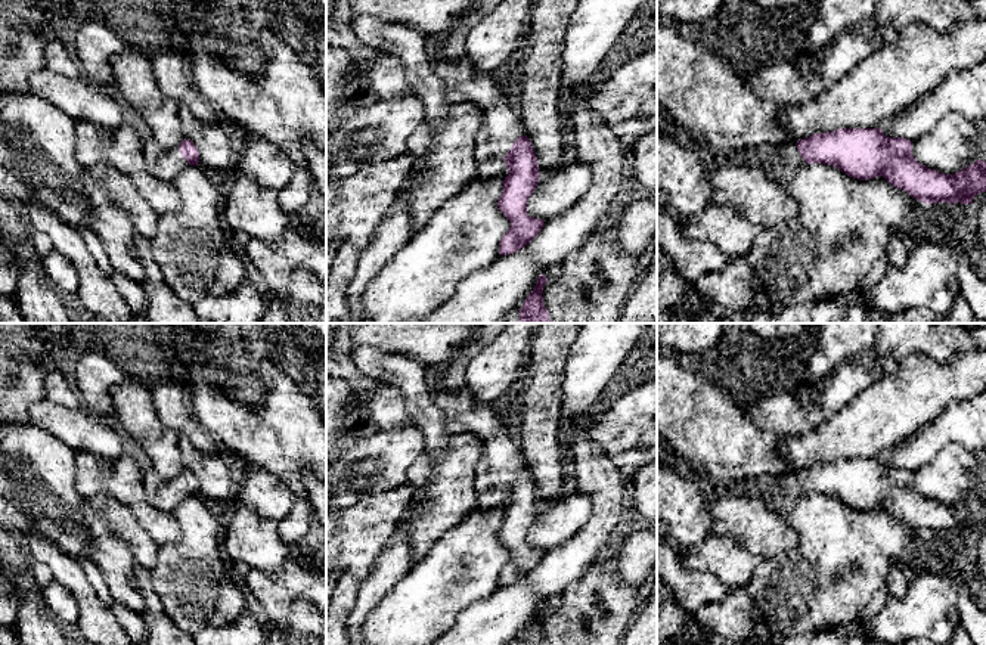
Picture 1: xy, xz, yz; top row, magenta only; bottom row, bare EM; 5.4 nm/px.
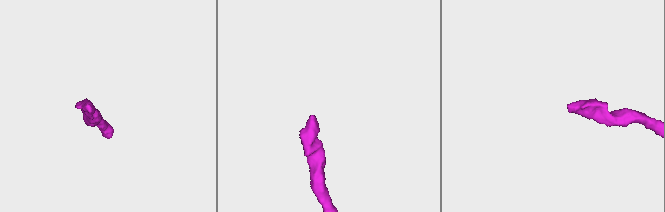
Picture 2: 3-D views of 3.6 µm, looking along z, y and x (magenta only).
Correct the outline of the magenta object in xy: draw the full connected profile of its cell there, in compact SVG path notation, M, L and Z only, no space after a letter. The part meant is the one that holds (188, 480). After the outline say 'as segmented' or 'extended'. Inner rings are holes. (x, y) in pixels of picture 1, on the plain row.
M149 465L143 469L143 481L149 503L167 512L185 497L198 496L199 493L199 481L189 469L185 469L177 480L164 481Z; extended

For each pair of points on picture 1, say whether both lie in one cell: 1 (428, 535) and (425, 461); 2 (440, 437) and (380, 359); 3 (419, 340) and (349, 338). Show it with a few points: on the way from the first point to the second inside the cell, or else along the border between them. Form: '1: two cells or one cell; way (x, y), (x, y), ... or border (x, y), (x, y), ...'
1: one cell; way (431, 517), (430, 478)
2: one cell; way (430, 418), (419, 406), (416, 394), (399, 377)
3: one cell; way (402, 338), (366, 338)

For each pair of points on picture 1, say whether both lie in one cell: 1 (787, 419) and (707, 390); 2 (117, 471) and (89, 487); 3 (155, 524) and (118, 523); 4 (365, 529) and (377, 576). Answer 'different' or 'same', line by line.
1: different
2: same
3: different
4: different

